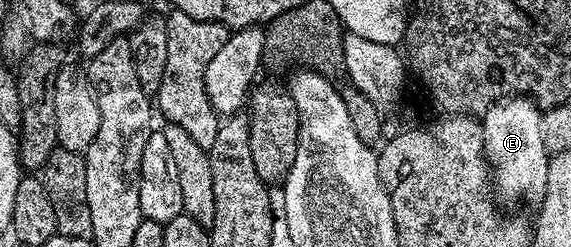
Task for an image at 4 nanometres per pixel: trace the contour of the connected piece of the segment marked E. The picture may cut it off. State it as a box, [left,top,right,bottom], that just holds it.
[483,96,549,208]

